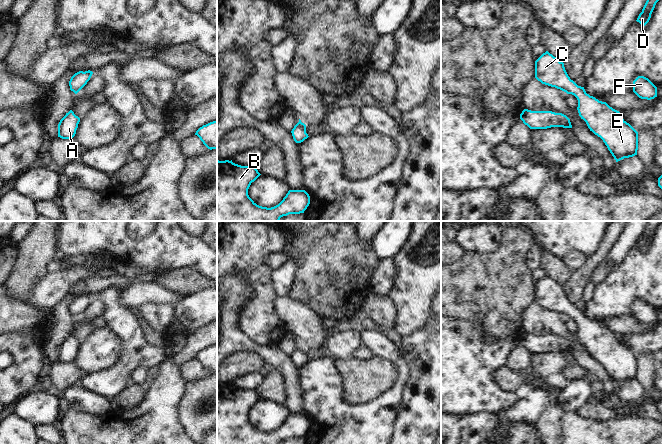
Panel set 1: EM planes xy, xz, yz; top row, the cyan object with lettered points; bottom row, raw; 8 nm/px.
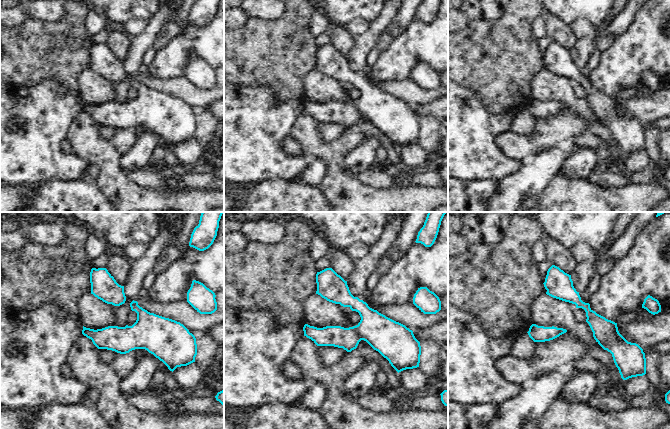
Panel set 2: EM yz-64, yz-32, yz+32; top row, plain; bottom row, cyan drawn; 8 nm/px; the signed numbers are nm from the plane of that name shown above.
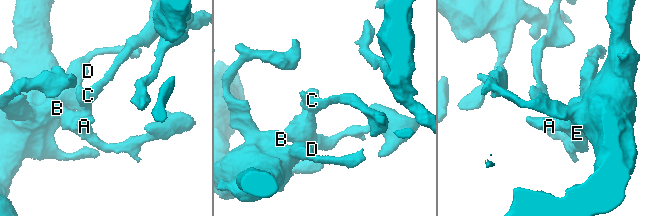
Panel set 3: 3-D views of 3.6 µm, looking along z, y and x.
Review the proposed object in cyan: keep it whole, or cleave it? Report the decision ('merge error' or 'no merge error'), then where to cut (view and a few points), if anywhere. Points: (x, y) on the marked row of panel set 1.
no merge error; cut none

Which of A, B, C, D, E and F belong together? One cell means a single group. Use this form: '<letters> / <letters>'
A B C D E F

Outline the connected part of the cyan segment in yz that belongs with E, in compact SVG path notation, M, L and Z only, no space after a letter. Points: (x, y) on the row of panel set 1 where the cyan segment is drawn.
M548 51L535 61L535 78L542 84L555 87L577 98L579 116L586 122L590 131L603 140L616 162L637 155L638 132L623 119L619 111L610 107L606 102L590 96L586 93L584 87L578 86L571 80L565 70L564 63Z

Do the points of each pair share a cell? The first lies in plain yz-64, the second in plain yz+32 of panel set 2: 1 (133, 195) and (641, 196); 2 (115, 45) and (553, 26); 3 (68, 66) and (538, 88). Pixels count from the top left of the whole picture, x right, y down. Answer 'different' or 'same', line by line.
1: same
2: same
3: different

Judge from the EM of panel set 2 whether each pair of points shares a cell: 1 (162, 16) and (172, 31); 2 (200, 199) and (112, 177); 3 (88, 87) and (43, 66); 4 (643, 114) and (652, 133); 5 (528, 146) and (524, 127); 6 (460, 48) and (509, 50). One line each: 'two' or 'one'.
1: two
2: one
3: two
4: two
5: two
6: one

